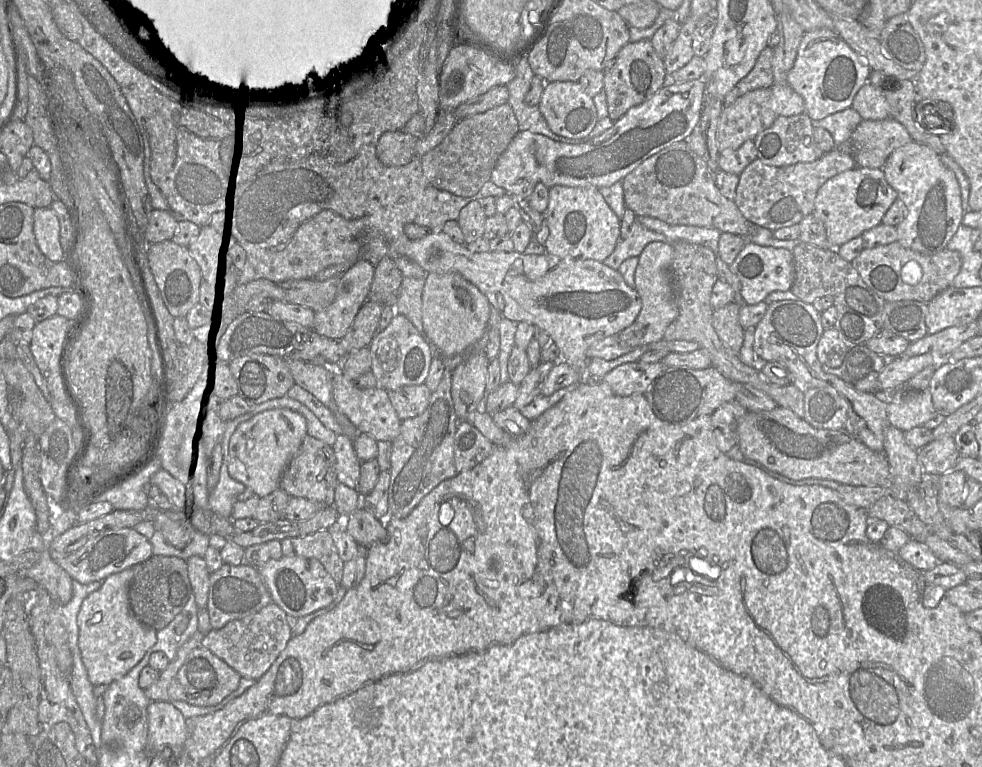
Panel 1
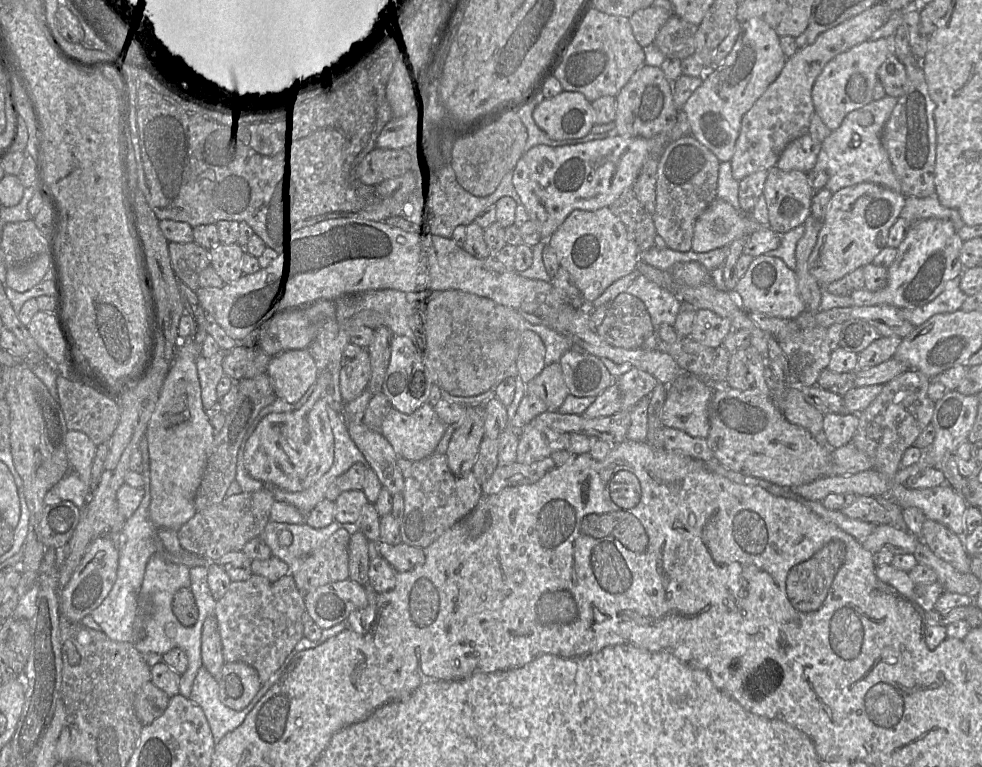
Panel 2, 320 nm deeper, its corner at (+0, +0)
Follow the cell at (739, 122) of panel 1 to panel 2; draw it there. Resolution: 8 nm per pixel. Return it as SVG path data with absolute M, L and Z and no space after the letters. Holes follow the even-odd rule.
M879 2L860 14L821 33L805 48L798 49L785 61L779 76L753 106L743 115L741 128L730 160L732 177L736 181L758 171L768 171L776 166L780 154L794 139L808 133L812 115L812 88L825 65L852 47L867 41L893 14L885 2Z

